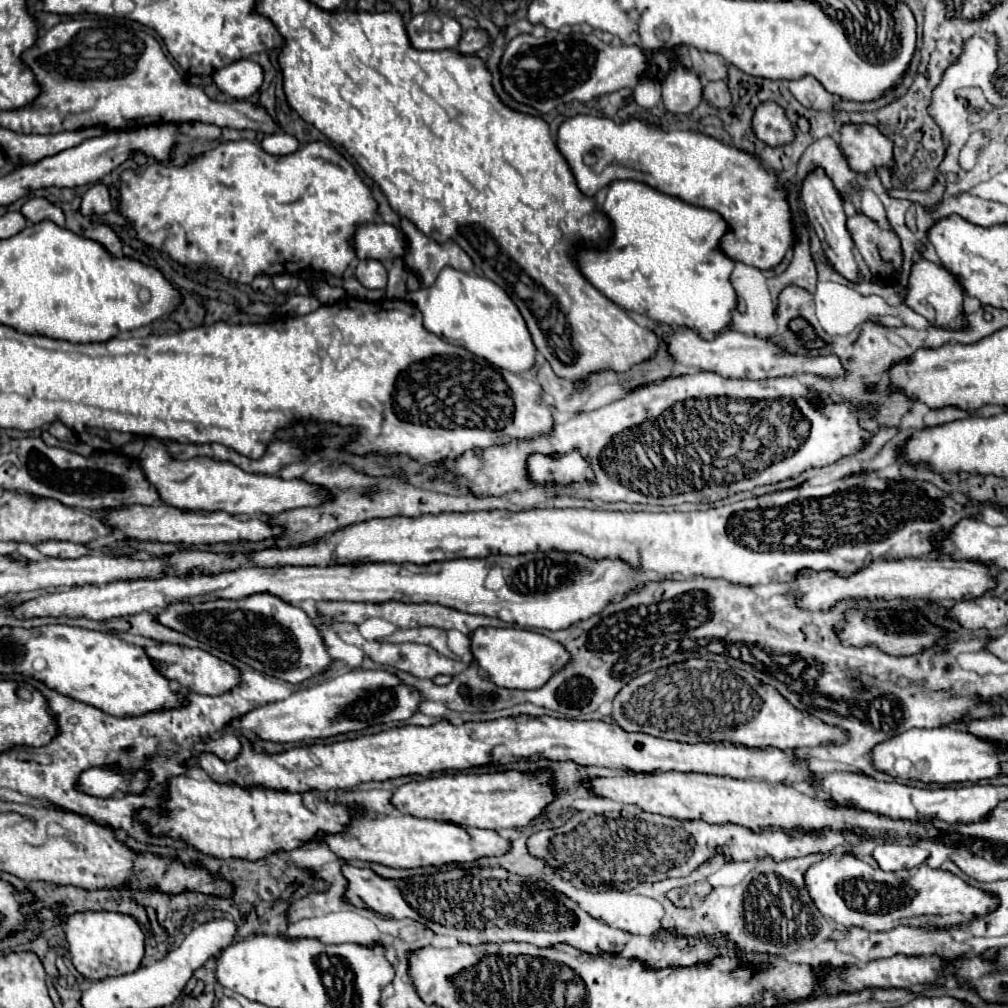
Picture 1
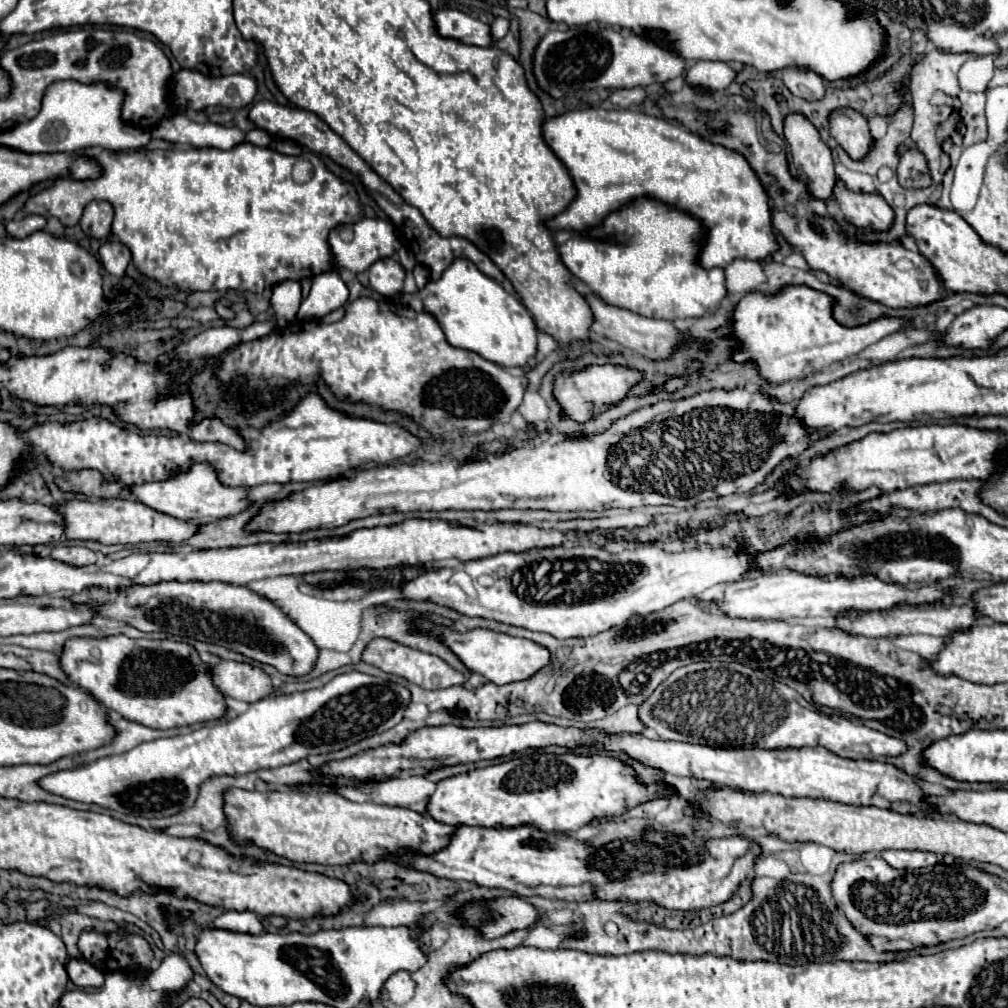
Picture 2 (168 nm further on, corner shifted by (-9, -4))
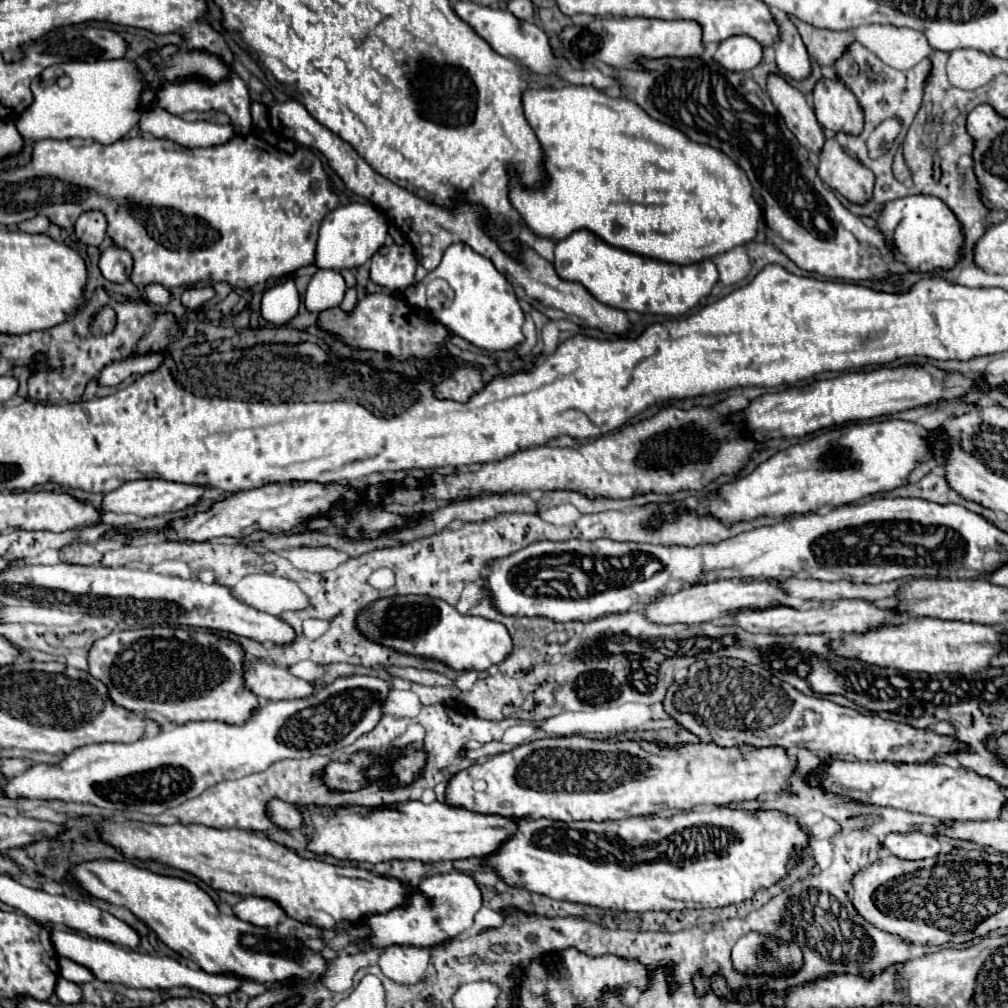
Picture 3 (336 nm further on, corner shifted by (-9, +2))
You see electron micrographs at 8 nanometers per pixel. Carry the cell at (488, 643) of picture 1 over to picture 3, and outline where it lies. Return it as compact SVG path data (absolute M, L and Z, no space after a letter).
M392 596L372 602L356 616L360 634L376 644L402 654L444 662L452 670L488 670L512 652L512 640L504 624L478 616L460 616L454 606L430 596Z

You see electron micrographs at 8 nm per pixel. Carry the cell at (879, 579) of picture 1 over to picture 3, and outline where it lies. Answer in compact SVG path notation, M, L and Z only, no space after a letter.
M716 580L708 584L694 584L690 588L678 590L676 594L664 594L662 598L644 606L644 616L654 624L700 624L708 620L720 620L720 616L728 616L728 612L740 612L740 608L768 608L772 600L784 600L784 592L764 580L752 582L732 582L732 580Z

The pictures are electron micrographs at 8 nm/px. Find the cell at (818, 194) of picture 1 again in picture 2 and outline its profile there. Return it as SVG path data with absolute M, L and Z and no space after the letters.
M788 114L784 120L784 138L790 146L792 152L792 164L796 168L798 178L802 178L802 182L808 186L808 192L818 198L828 202L834 194L834 186L838 182L836 172L834 172L834 158L830 148L820 140L820 132L800 114Z

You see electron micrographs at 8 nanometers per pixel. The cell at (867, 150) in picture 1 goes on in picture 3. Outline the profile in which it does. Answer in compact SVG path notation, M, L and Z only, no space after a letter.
M820 78L812 90L812 106L818 122L830 132L860 132L864 114L852 90L838 78Z

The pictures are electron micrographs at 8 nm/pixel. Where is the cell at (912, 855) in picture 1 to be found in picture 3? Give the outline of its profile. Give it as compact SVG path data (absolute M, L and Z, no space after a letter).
M920 830L892 832L884 838L884 846L890 848L892 854L908 860L924 860L940 852L940 842L936 840L936 836L924 834Z

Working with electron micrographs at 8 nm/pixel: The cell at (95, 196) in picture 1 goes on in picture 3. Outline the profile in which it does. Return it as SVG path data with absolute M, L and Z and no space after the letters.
M84 212L74 224L76 238L86 246L100 246L106 236L106 218L102 212Z

